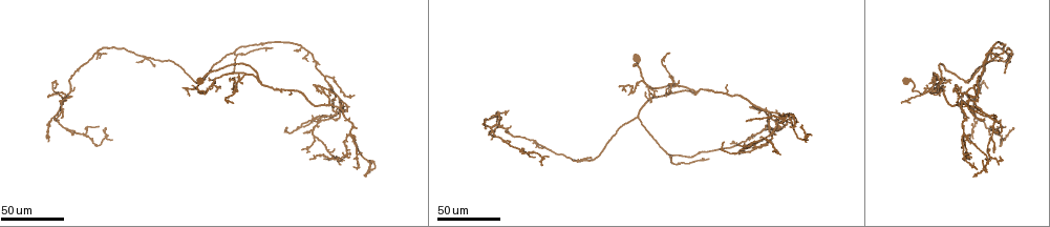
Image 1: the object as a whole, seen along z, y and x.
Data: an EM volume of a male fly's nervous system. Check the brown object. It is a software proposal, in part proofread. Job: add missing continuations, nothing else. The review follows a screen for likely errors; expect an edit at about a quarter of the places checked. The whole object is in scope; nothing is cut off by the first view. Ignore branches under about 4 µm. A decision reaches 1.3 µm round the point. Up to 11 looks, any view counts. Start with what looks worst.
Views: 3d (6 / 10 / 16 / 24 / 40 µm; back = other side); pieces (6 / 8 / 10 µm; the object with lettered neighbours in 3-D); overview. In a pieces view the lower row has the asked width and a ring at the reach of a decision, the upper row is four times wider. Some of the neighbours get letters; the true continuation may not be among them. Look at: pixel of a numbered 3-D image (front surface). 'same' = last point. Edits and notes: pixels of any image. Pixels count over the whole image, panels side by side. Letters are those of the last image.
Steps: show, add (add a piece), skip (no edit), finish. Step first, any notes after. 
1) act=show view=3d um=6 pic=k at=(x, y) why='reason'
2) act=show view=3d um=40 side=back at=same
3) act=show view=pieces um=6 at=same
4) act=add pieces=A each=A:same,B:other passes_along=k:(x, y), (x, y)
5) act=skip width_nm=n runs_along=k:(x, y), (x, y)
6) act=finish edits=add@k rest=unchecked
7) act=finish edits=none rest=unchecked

act=show view=3d um=40 pic=1 at=(738, 152) why='free end'

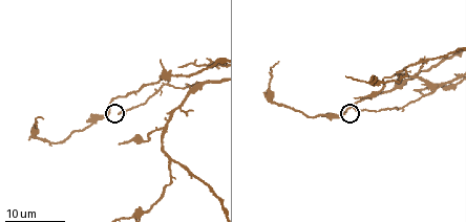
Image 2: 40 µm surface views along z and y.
act=show view=pieces um=6 pic=2 at=(117, 114)

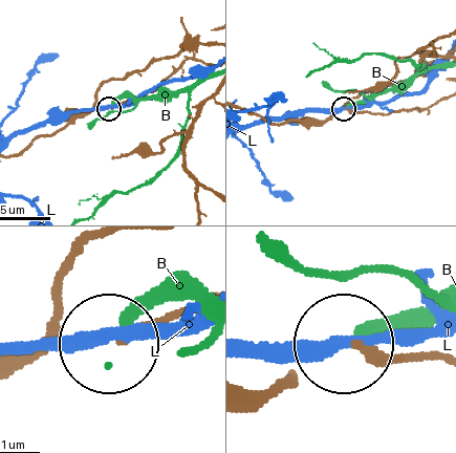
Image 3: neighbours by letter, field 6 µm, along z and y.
act=skip each=B:other,L:other runs_along=3:(442, 96), (422, 108), (385, 113), (346, 109) found='none of them fits'

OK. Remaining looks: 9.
act=show view=3d um=24 pic=1 at=(183, 86) why='branch stops here'

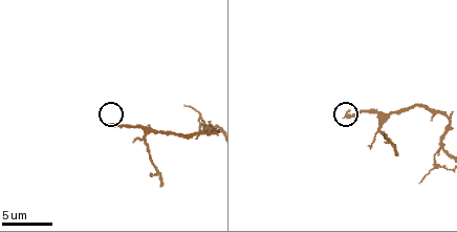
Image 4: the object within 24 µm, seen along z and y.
act=show view=pieces um=6 pic=4 at=(108, 123)

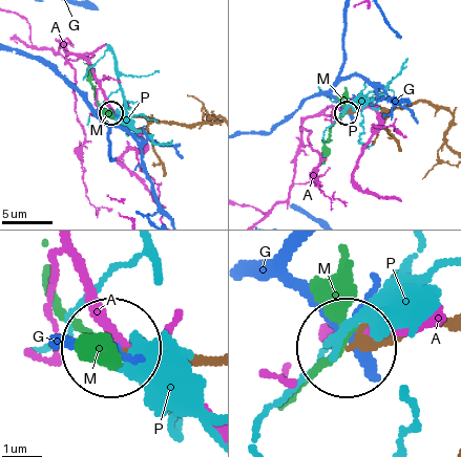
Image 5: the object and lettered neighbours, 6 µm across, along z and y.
act=skip width_nm=230 each=A:other,G:other,M:other,P:other found='no lettered piece goes on from it'

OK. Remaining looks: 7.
act=show view=3d um=10 pic=4 at=(397, 152) why='branch stops here'

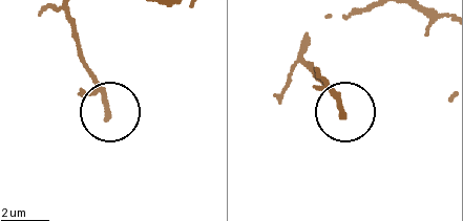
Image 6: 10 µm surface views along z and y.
act=show view=pieces um=8 pic=6 at=(341, 114)

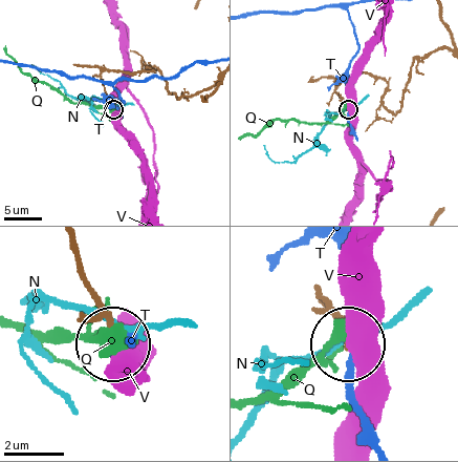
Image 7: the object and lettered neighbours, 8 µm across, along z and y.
act=skip each=N:other,Q:other,T:other,V:other found='no lettered piece goes on from it'

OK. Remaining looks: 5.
act=show view=3d um=40 pic=1 at=(669, 83) why='branch stops here'

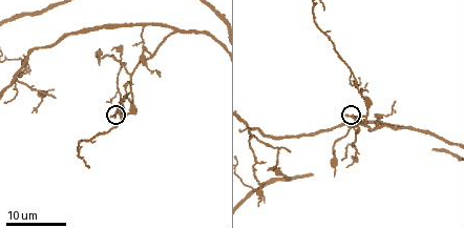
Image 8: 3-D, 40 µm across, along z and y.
act=show view=pieces um=8 pic=8 at=(110, 116)

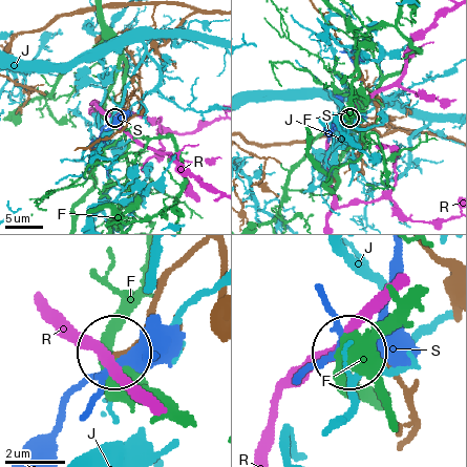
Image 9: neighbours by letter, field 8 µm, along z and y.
act=skip each=F:other,J:other,R:other,S:other found='none of them fits'

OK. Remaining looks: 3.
act=show view=3d um=24 pic=1 at=(1004, 74) why='long arm stops here'

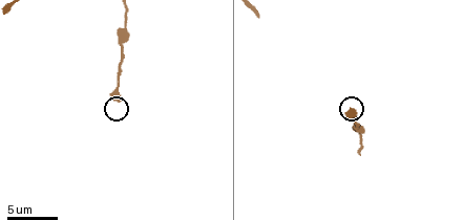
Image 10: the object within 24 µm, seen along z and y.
act=show view=pieces um=6 pic=10 at=(118, 100)

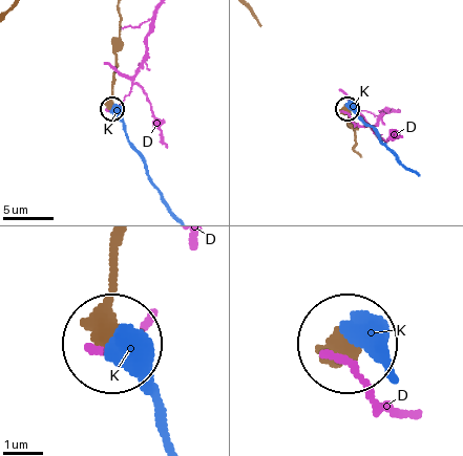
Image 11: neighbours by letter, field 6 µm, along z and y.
act=skip width_nm=530 each=D:other,K:other runs_along=11:(119, 9), (121, 44), (116, 55), (111, 109) found='none of them fits'

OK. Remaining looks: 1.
act=finish edits=none rest=unchecked

